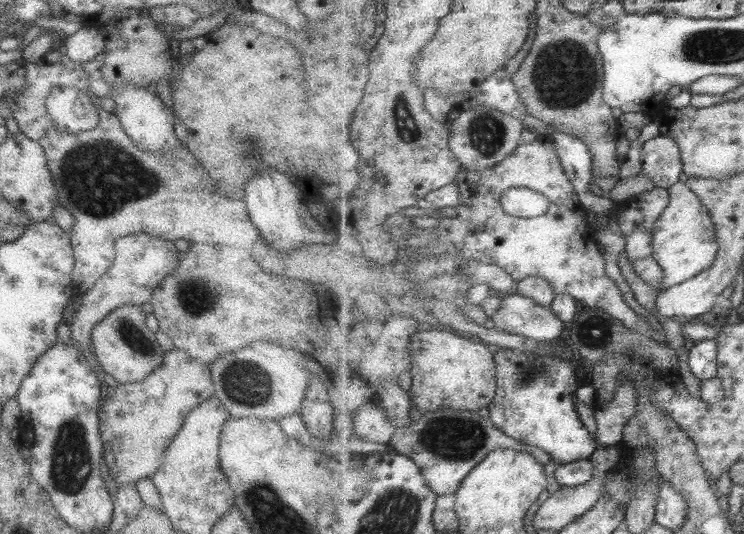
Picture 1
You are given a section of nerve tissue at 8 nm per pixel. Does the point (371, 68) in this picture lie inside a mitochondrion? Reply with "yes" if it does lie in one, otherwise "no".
no

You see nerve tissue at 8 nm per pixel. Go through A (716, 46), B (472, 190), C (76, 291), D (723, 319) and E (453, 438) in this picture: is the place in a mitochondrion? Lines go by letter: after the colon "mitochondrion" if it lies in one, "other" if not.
A: mitochondrion
B: other
C: other
D: other
E: mitochondrion

